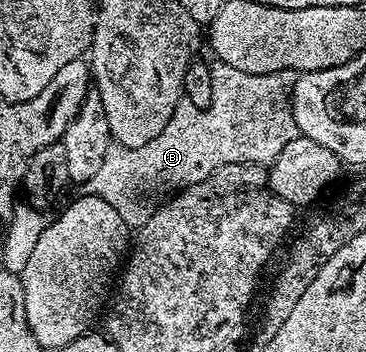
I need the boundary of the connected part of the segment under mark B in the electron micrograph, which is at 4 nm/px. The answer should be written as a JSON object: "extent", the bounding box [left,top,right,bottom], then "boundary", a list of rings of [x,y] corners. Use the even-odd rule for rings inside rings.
{"extent":[88,72,298,230],"boundary":[[[243,72],[226,74],[230,76],[217,77],[214,89],[212,90],[212,102],[207,108],[198,108],[195,104],[183,102],[172,114],[168,126],[152,138],[144,146],[135,148],[124,148],[111,146],[104,158],[100,171],[96,178],[92,178],[88,185],[93,195],[104,198],[108,206],[113,206],[116,214],[124,218],[126,227],[137,230],[142,227],[148,218],[158,209],[158,205],[175,192],[208,178],[220,166],[225,164],[261,164],[269,166],[275,158],[292,142],[298,135],[298,127],[294,121],[294,111],[290,109],[290,92],[288,84],[285,84],[281,75],[273,76],[249,76]]]}

